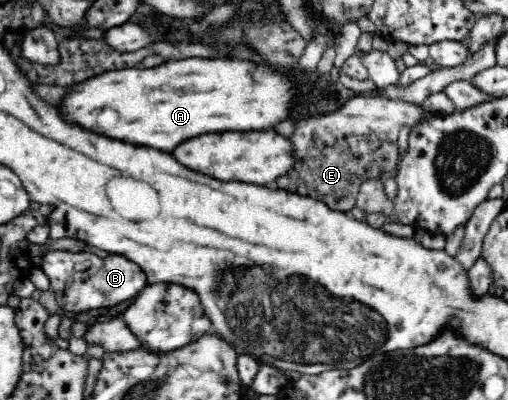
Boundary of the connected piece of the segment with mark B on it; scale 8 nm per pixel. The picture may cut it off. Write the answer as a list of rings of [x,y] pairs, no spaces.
[[[50,250],[43,255],[42,262],[38,265],[48,276],[49,290],[54,292],[62,311],[82,312],[114,306],[128,298],[137,297],[148,285],[146,273],[140,265],[114,253],[101,258],[89,251]]]

